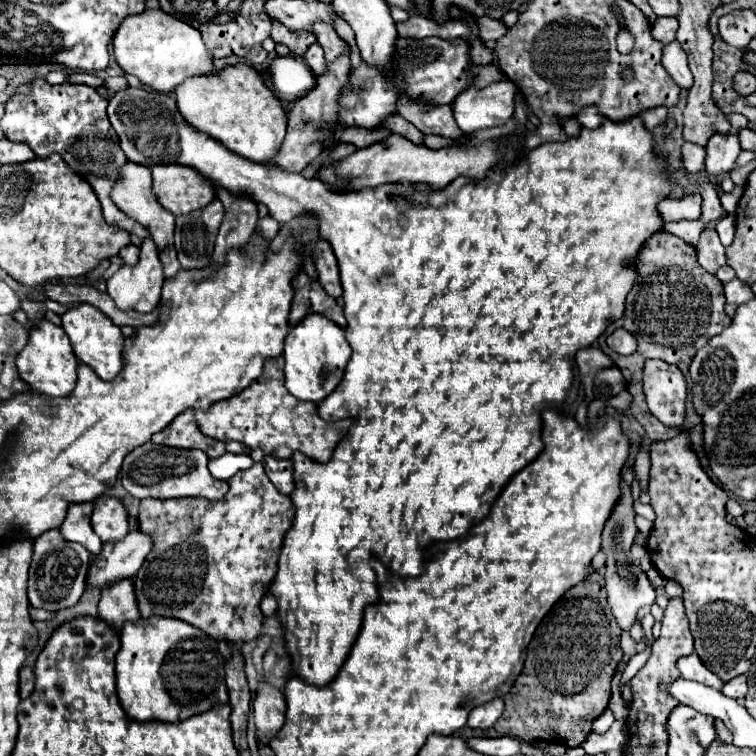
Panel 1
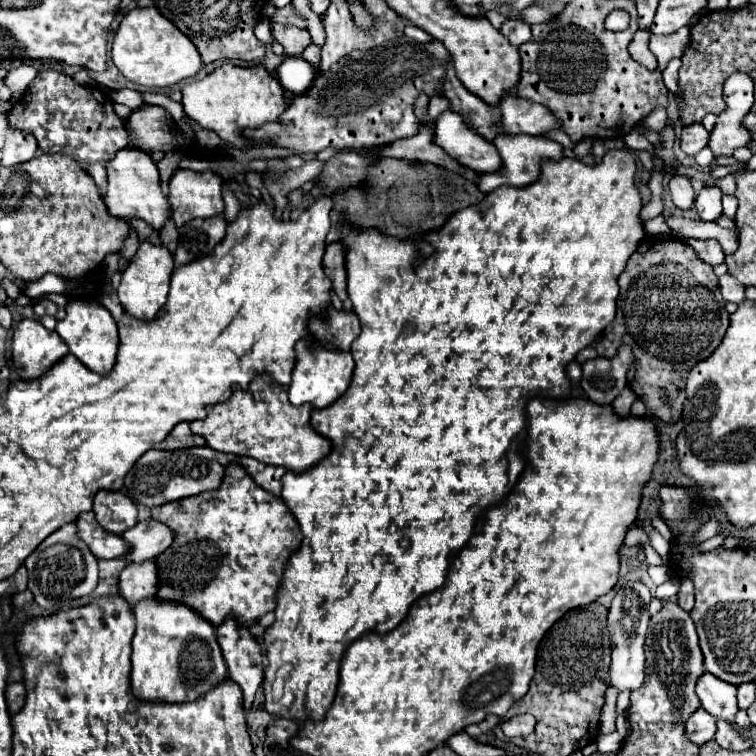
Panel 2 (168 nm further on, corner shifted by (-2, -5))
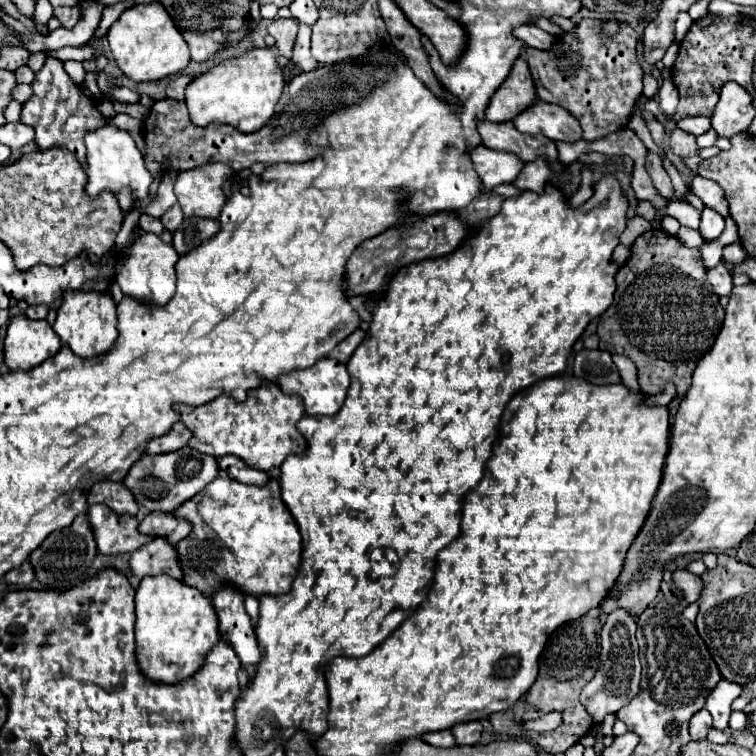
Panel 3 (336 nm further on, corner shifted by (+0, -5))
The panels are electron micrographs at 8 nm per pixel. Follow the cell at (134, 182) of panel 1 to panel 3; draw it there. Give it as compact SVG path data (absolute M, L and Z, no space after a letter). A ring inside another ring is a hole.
M104 124L92 132L88 132L84 136L86 148L88 148L88 166L86 166L86 174L88 174L88 184L86 184L86 194L88 196L98 196L102 190L112 190L114 194L118 194L118 190L122 190L124 186L132 186L134 188L134 198L144 200L148 194L148 188L152 184L152 176L144 166L144 156L138 150L134 138L114 126L114 124Z

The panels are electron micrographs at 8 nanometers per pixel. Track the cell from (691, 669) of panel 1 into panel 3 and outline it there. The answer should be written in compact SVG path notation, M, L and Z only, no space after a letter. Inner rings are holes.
M720 682L720 686L716 686L716 690L712 690L712 694L706 698L706 710L712 714L714 718L714 728L716 730L724 730L728 728L728 718L730 718L730 704L734 702L734 698L742 692L742 686L736 682Z

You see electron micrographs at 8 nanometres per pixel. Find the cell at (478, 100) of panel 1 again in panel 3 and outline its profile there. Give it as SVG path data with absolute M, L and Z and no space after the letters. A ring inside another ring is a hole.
M538 100L514 118L514 124L524 134L542 134L554 142L578 142L582 140L582 128L578 120L558 104Z

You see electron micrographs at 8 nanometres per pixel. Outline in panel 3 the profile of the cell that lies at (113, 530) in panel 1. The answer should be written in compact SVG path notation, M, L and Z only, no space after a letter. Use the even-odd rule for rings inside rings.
M110 480L96 482L88 492L88 504L90 502L92 504L102 502L108 508L112 508L116 514L136 516L136 512L138 512L138 504L134 500L134 494L130 488L124 486L124 482L110 482Z

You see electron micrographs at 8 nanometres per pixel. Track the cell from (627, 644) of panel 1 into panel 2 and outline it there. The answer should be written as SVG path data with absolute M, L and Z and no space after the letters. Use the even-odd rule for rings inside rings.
M608 686L606 690L606 704L602 708L602 718L600 718L600 734L610 734L616 722L616 696L618 696L618 688Z

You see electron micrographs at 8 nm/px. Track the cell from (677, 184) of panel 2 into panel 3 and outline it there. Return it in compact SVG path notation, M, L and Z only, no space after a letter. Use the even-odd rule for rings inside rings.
M678 200L668 202L668 206L664 210L656 212L656 218L652 220L652 228L662 228L662 218L664 216L672 216L682 226L688 226L688 228L698 228L700 226L700 212L688 202L678 202Z

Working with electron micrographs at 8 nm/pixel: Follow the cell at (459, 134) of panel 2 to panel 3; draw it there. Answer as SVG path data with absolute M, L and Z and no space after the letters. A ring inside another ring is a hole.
M486 146L474 148L470 152L470 158L472 158L476 174L480 176L480 180L484 182L486 188L494 188L494 186L512 182L524 166L524 162L518 156L514 156L510 152L490 150Z

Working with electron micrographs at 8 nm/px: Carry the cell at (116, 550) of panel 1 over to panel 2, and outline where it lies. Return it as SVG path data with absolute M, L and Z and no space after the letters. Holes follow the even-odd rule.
M158 520L138 522L134 528L122 534L124 542L128 544L128 552L124 554L128 564L142 564L146 560L154 560L172 544L172 532L166 524Z

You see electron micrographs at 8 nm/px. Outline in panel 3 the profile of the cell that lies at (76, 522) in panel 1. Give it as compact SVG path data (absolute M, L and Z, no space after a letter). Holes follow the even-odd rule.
M90 506L88 518L96 536L98 550L102 554L134 552L148 544L156 536L146 536L138 530L138 520L134 516L116 516L108 506Z

